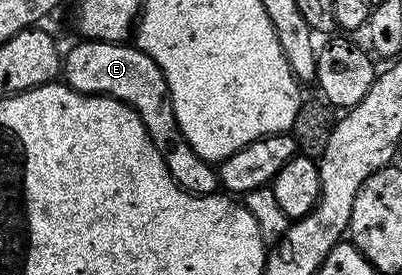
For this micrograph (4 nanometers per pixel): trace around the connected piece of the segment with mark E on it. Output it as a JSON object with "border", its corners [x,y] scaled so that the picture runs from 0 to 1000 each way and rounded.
{"border":[[[216,142],[192,153],[172,193],[167,182],[157,196],[157,305],[197,338],[281,353],[321,382],[353,433],[383,535],[393,535],[423,636],[445,665],[450,687],[465,702],[488,702],[498,716],[540,698],[547,687],[540,618],[520,589],[505,585],[493,549],[473,535],[473,520],[463,520],[443,462],[403,244],[393,244],[393,229],[373,215],[373,200],[363,200],[328,156]]]}

